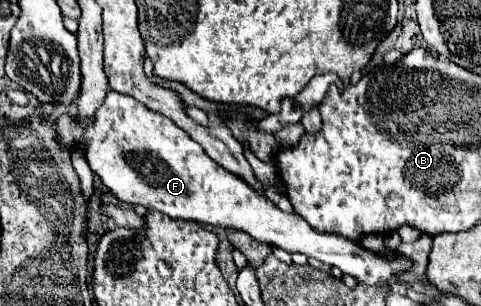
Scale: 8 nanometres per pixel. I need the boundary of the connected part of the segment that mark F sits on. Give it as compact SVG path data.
M108 89L106 101L98 109L96 125L84 129L74 125L70 115L62 115L56 131L62 147L70 149L76 143L86 143L86 161L90 163L90 169L124 203L144 205L150 211L168 215L170 219L186 219L202 225L244 231L260 243L280 247L288 253L304 253L312 259L338 267L342 273L348 273L360 283L372 287L382 287L390 277L400 275L402 269L410 269L410 261L394 255L394 251L368 251L356 241L348 241L338 235L322 235L302 217L280 211L244 179L212 161L206 151L202 151L202 147L176 123L150 111L130 95Z

